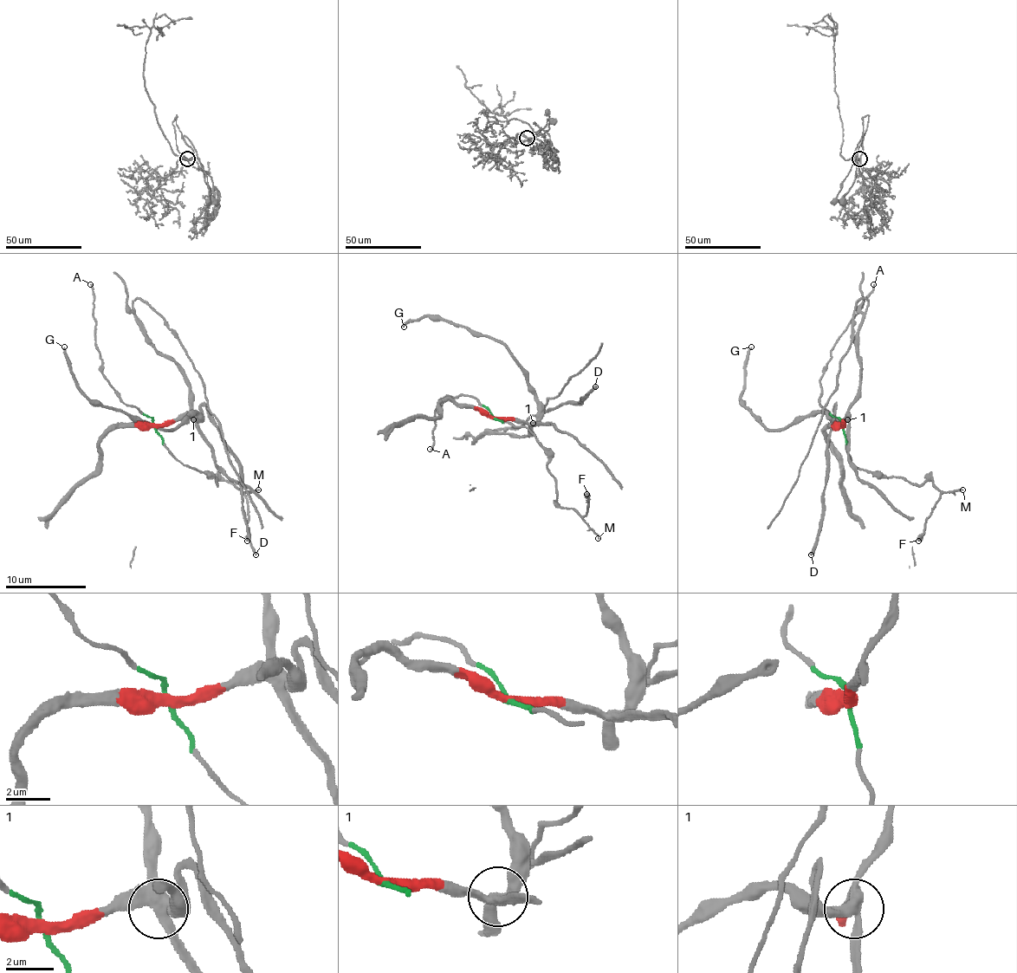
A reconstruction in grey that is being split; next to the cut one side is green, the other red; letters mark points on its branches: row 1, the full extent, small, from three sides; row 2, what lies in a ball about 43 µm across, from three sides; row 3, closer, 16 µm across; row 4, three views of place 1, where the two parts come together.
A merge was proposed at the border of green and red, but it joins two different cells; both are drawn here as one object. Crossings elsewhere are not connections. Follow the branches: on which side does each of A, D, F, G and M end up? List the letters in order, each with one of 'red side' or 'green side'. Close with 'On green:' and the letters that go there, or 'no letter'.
A: green side
D: red side
F: green side
G: red side
M: green side
On green: A, F, M

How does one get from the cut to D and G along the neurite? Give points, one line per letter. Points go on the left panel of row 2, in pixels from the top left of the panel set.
D: (153, 425), (200, 419), (208, 415), (224, 445), (238, 463), (242, 515), (255, 555)
G: (153, 425), (198, 418), (194, 413), (176, 430), (164, 430), (97, 405), (79, 387), (64, 347)

